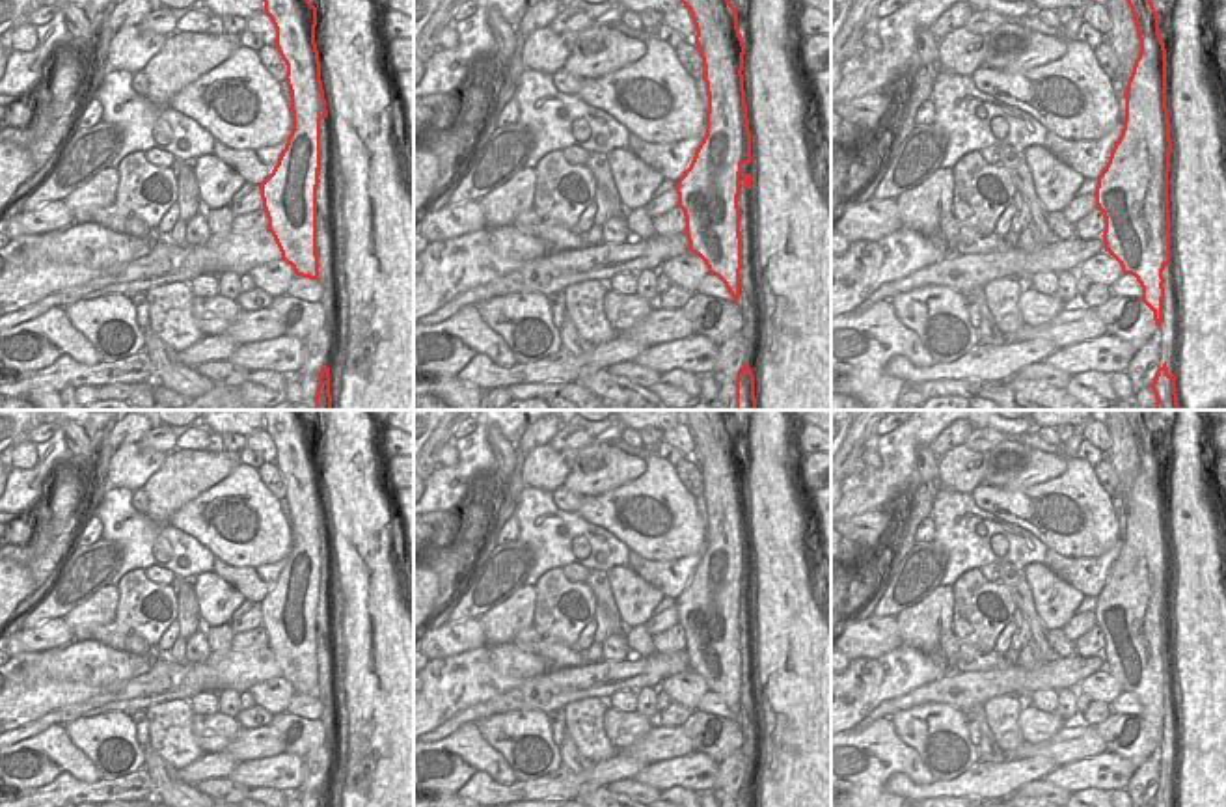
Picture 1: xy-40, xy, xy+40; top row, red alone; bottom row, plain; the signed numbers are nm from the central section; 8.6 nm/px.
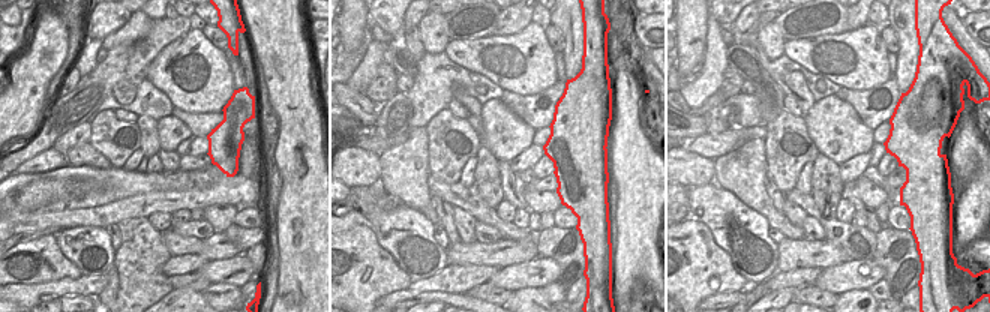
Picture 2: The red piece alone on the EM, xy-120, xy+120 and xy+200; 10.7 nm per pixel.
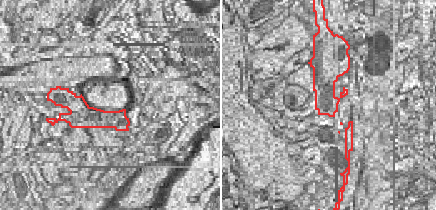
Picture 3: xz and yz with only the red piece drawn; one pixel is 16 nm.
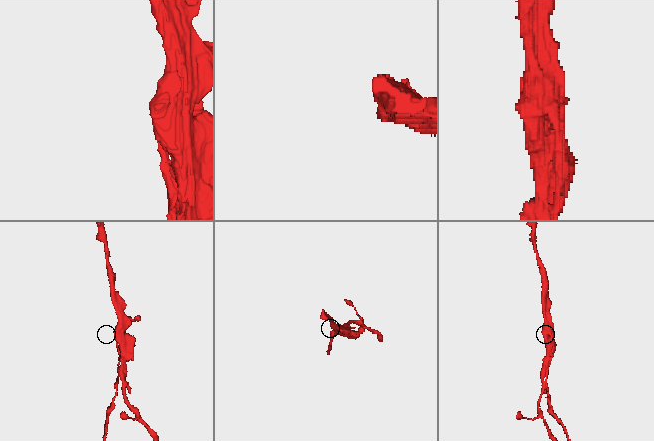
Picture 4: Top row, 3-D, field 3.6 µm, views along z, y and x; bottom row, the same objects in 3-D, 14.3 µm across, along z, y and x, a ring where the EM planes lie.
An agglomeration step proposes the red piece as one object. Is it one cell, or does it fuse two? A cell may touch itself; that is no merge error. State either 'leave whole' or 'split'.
split

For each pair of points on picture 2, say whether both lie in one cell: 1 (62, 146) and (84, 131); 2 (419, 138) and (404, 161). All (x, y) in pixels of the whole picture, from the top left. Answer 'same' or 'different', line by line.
1: same
2: same

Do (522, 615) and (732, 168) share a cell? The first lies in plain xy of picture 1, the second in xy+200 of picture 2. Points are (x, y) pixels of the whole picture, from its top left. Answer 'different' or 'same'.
same

